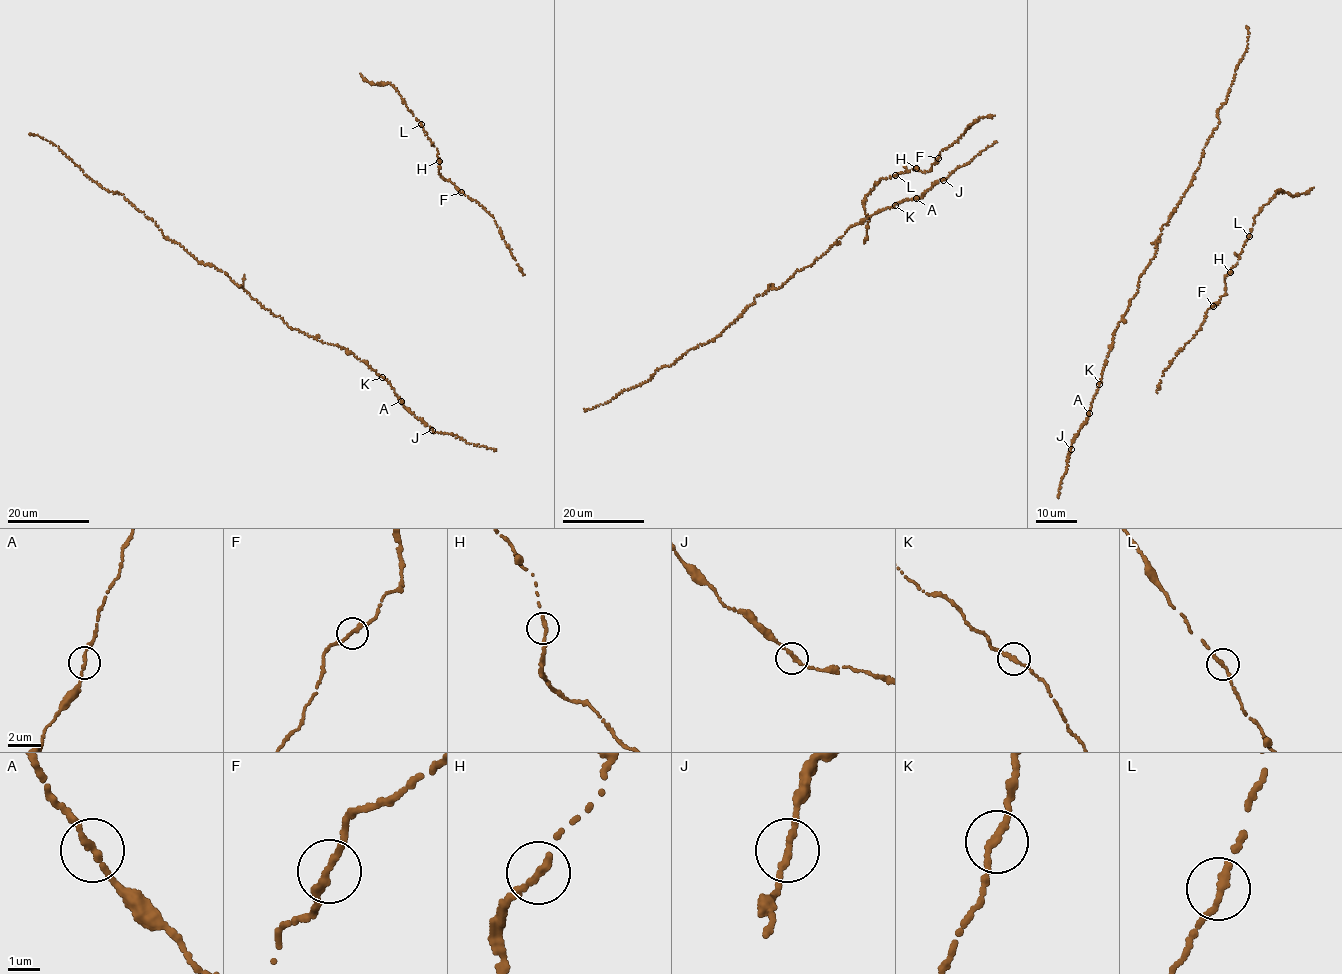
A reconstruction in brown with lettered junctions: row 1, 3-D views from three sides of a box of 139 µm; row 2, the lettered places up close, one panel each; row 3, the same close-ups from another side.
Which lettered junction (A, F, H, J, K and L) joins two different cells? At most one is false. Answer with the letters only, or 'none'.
none

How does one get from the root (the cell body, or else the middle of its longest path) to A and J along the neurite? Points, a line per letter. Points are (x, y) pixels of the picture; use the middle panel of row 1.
A: (903, 200), (916, 198)
J: (903, 200), (921, 196), (933, 183), (943, 180)

